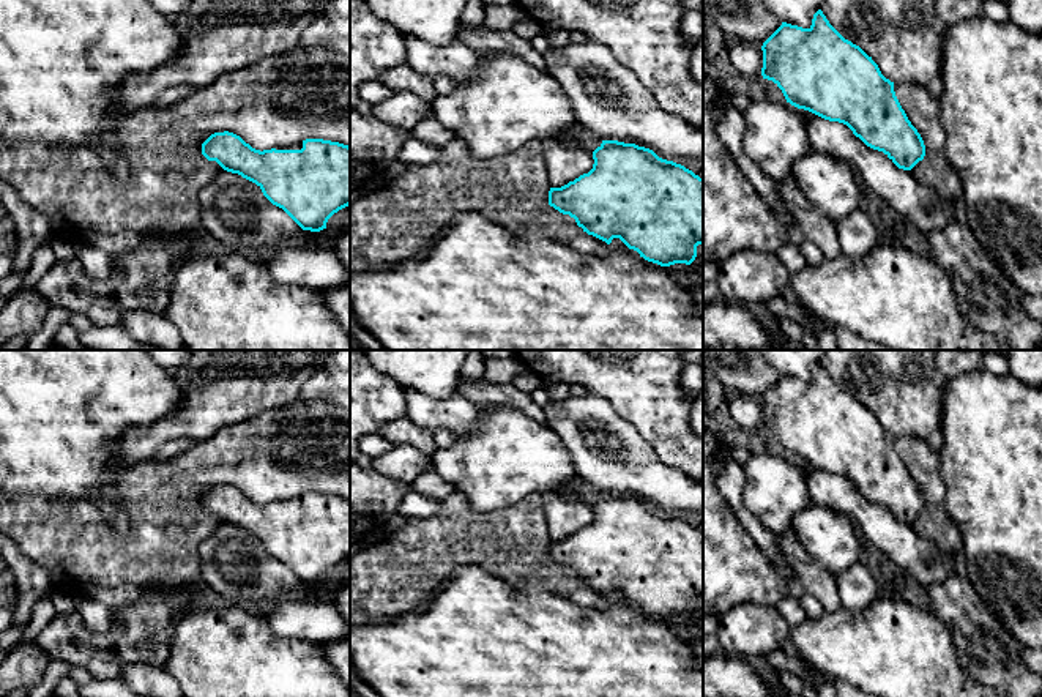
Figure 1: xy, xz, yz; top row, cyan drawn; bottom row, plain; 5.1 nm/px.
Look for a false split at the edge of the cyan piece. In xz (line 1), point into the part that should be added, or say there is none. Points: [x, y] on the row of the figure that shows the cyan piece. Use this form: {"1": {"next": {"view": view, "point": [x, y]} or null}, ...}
{"1": {"next": null}}

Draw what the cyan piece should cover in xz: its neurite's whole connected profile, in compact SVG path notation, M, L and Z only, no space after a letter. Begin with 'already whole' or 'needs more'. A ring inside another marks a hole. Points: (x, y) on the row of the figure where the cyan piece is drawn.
already whole; M602 140L593 169L561 188L550 188L549 205L607 244L620 238L648 262L690 265L703 244L703 178L681 164L635 144Z

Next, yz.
already whole; M821 9L813 14L809 28L782 22L763 43L761 50L761 76L782 90L787 102L847 125L867 147L883 151L899 169L911 170L924 159L924 140L902 109L894 82L881 74L859 46L845 39Z

